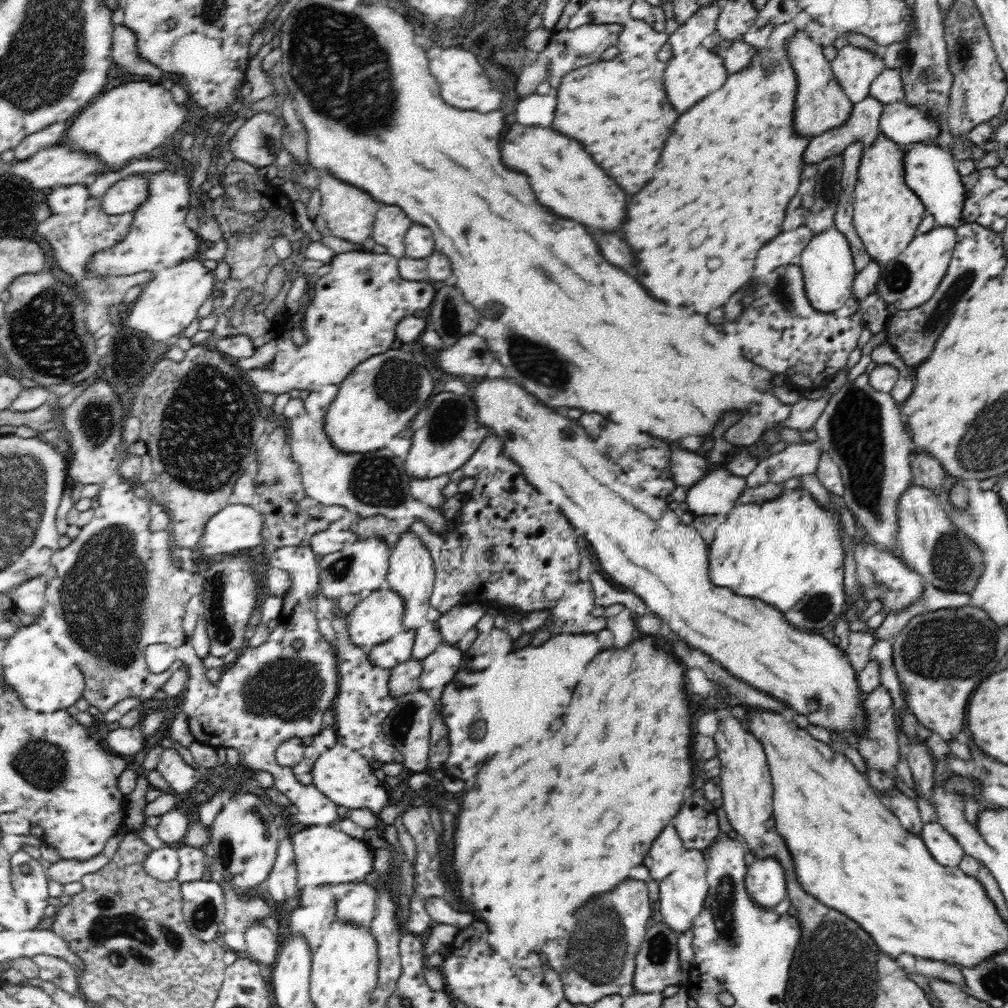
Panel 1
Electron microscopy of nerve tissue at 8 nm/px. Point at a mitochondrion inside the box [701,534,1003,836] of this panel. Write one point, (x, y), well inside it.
(955, 647)

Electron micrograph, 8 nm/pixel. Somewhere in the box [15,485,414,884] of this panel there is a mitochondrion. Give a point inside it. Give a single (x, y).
(103, 596)

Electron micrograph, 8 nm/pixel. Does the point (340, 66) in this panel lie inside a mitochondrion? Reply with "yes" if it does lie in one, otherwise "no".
yes

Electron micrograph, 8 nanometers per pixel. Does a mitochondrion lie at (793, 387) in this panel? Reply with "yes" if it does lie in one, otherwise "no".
no

